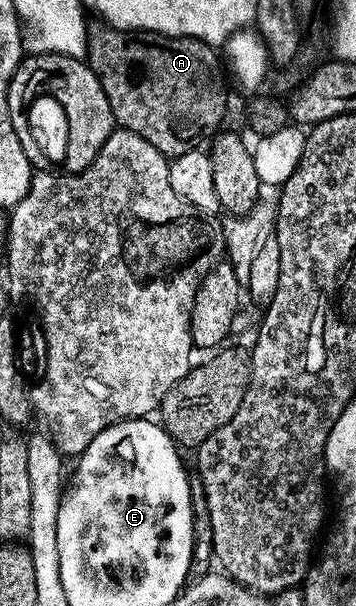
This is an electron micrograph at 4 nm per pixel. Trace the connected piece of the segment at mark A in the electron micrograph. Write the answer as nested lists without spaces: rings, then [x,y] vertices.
[[[94,21],[89,24],[86,32],[84,59],[102,80],[102,88],[108,97],[115,124],[123,131],[144,137],[148,145],[156,145],[160,154],[173,157],[199,150],[223,126],[221,123],[226,115],[228,75],[220,62],[219,52],[217,55],[214,51],[217,50],[211,44],[199,39],[155,35],[148,31],[122,31],[108,23]]]

